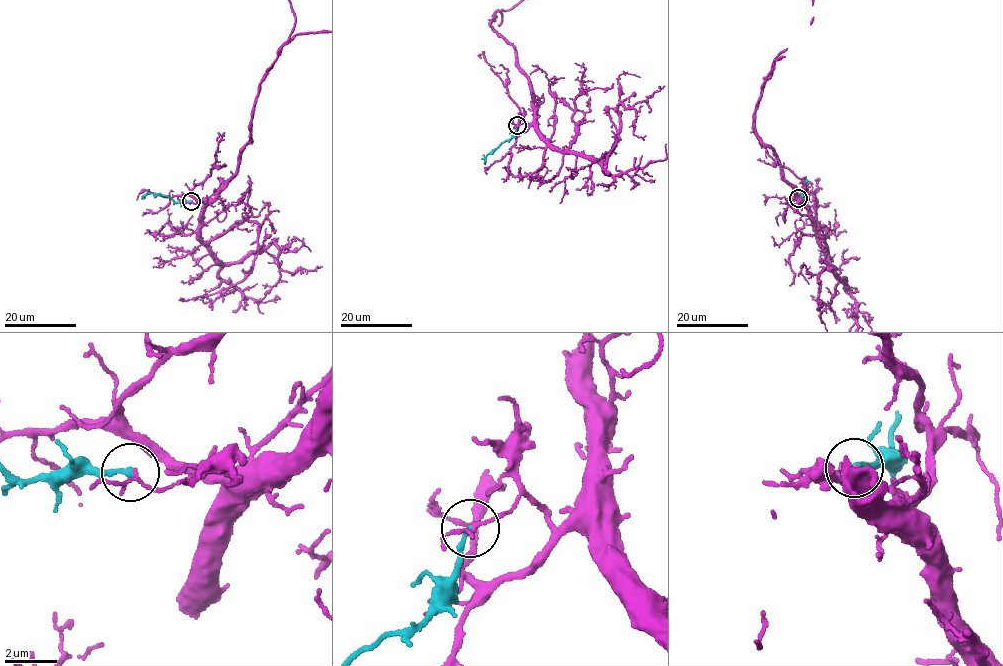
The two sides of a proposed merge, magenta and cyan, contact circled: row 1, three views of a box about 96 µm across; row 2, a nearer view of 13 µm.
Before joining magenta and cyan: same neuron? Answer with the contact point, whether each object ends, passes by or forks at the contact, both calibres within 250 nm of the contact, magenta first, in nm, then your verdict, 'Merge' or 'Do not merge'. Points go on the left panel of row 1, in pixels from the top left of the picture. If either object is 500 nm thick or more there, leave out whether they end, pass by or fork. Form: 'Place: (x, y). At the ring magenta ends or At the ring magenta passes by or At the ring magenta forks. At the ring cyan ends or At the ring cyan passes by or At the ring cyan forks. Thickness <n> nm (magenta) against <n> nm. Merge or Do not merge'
Place: (191, 201). At the ring magenta passes by. At the ring cyan ends. Thickness 130 nm (magenta) against 240 nm. Do not merge

